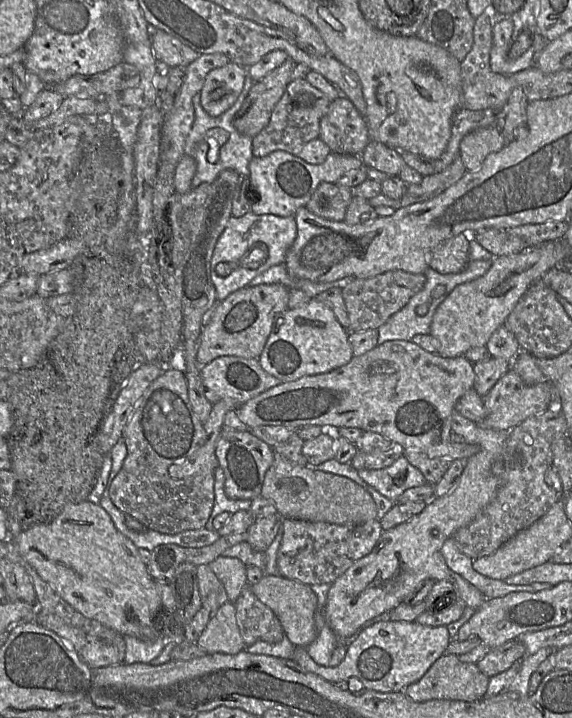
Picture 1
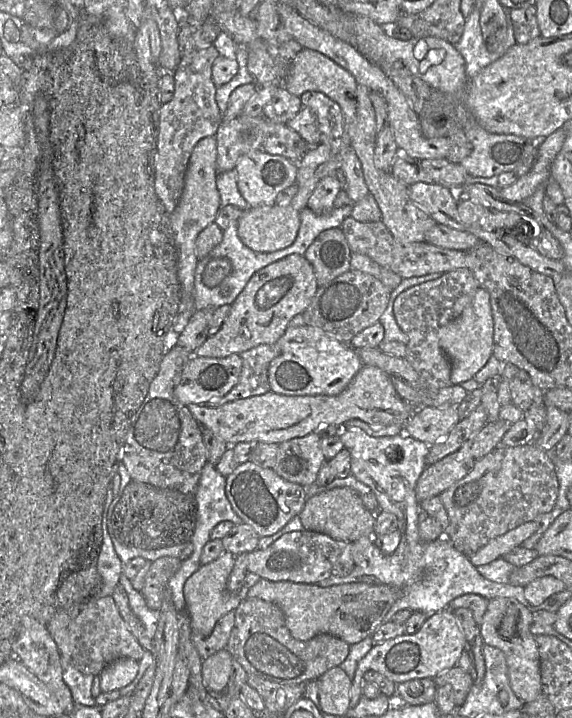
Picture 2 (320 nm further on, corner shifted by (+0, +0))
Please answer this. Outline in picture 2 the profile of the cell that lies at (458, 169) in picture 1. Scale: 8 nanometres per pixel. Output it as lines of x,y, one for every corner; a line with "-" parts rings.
341,228
322,232
304,257
313,267
318,287
351,270
351,250

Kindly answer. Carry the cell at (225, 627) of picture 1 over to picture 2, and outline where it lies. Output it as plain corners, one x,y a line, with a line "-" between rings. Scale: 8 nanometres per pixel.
227,648
204,659
202,676
205,687
210,693
222,693
227,687
232,671
233,657

